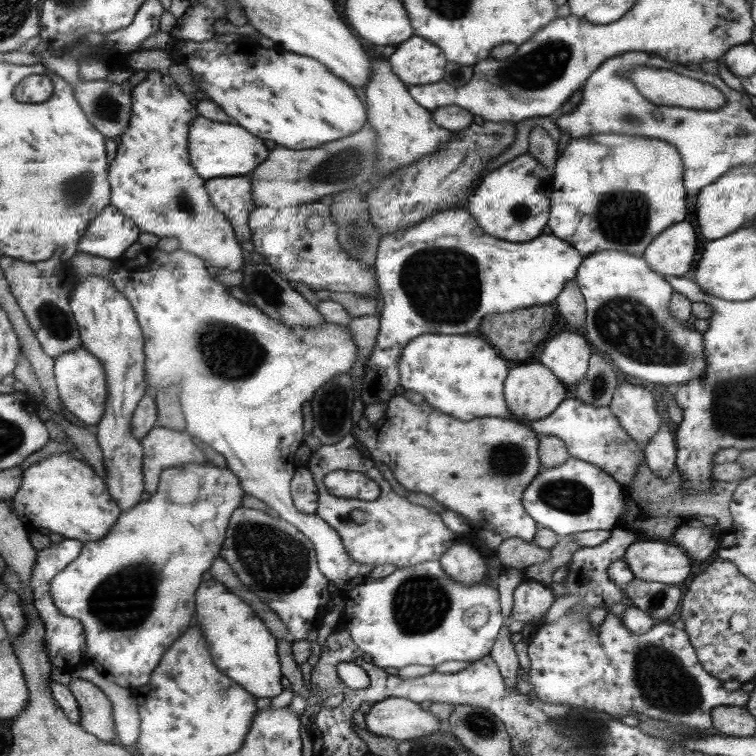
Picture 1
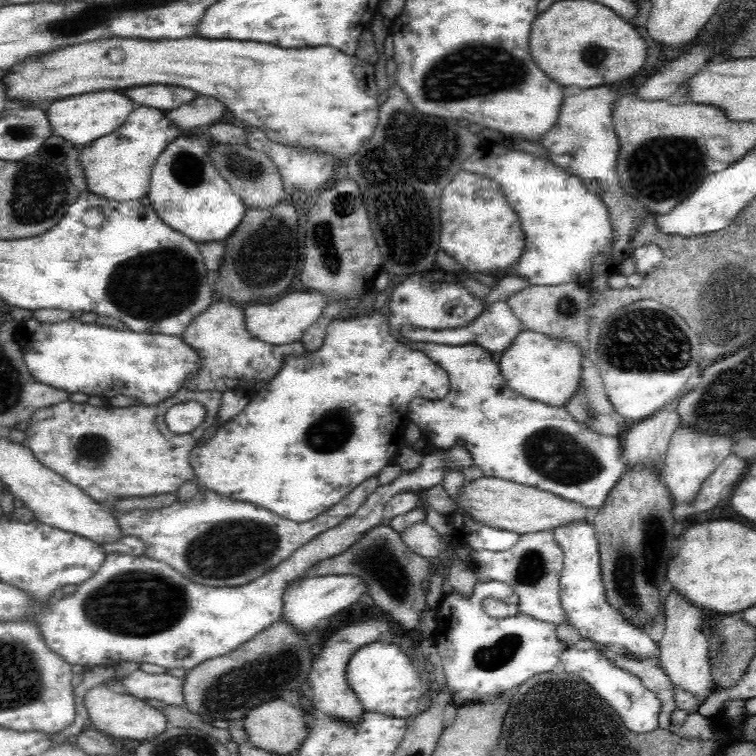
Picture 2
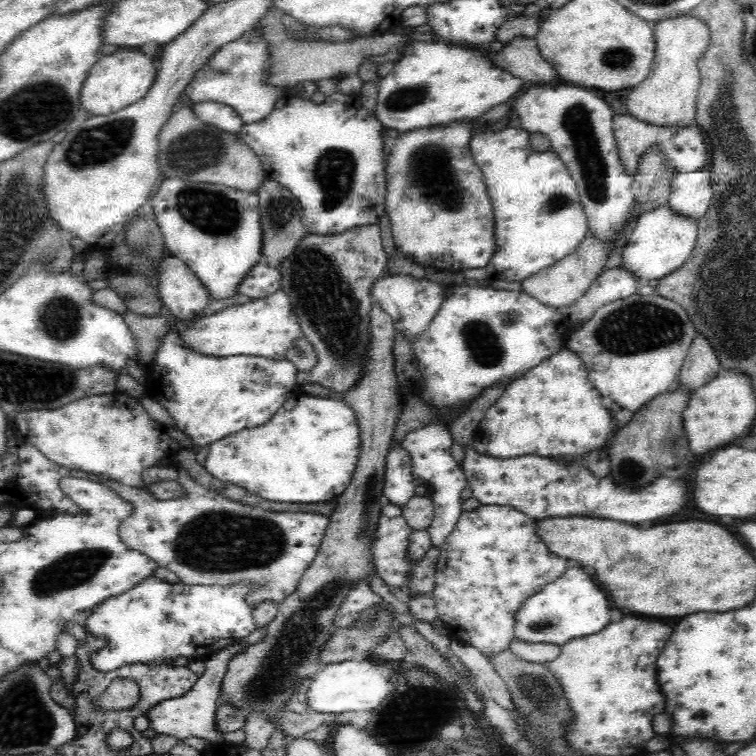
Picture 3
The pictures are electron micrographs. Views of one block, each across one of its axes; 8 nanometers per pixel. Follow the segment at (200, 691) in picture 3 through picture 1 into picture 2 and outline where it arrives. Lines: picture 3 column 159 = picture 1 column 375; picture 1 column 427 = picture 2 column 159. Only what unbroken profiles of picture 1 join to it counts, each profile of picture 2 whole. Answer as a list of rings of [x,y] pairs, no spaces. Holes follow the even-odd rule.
[[[108,683],[90,688],[84,695],[83,701],[89,716],[87,724],[112,739],[130,738],[130,740],[149,741],[160,736],[168,726],[168,719],[162,711],[132,695],[114,693],[108,689]]]

